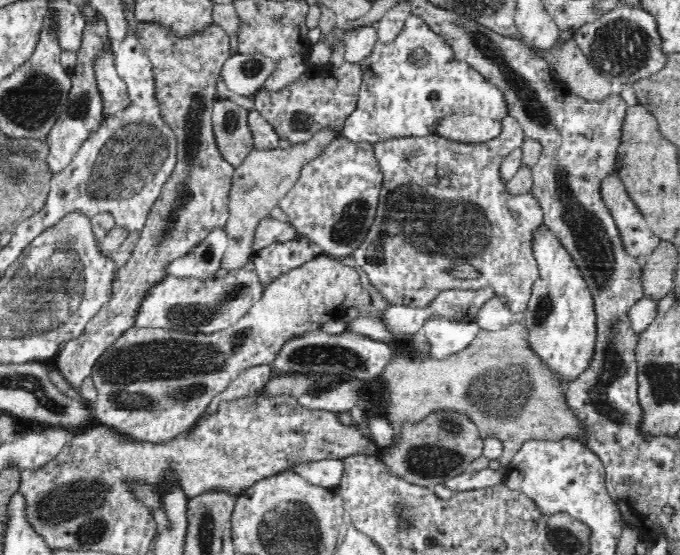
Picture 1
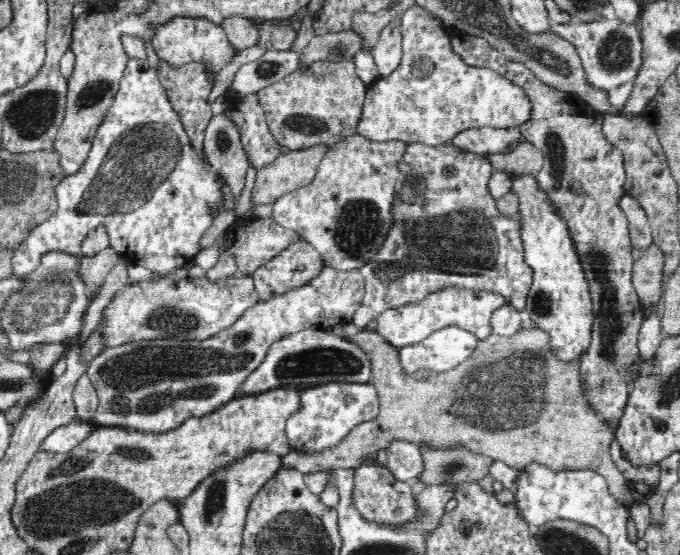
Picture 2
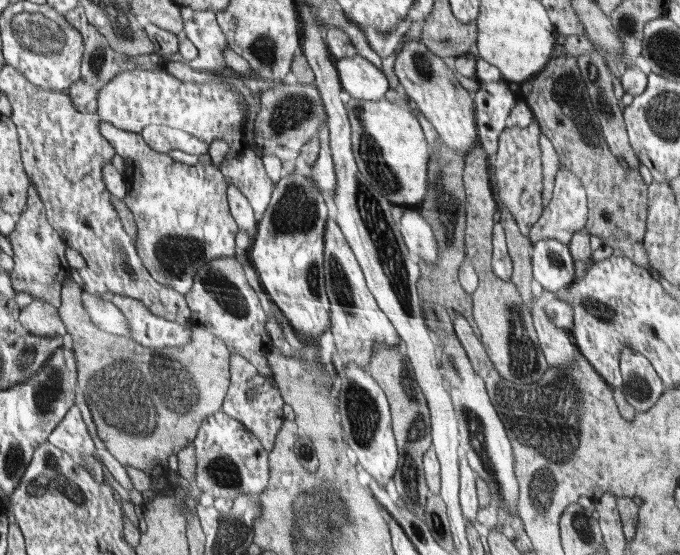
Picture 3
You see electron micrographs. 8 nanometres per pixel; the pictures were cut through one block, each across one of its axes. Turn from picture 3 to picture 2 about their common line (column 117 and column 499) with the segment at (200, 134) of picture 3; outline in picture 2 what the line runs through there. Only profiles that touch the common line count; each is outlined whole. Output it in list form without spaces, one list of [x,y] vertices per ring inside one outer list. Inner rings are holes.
[[[418,4],[407,9],[401,16],[403,55],[400,64],[391,73],[378,76],[364,89],[364,104],[359,123],[356,125],[358,135],[376,142],[400,140],[405,144],[439,145],[450,143],[463,129],[519,128],[519,124],[528,118],[530,106],[525,92],[489,68],[476,68],[466,64],[462,57],[453,51],[442,22],[438,16]]]

